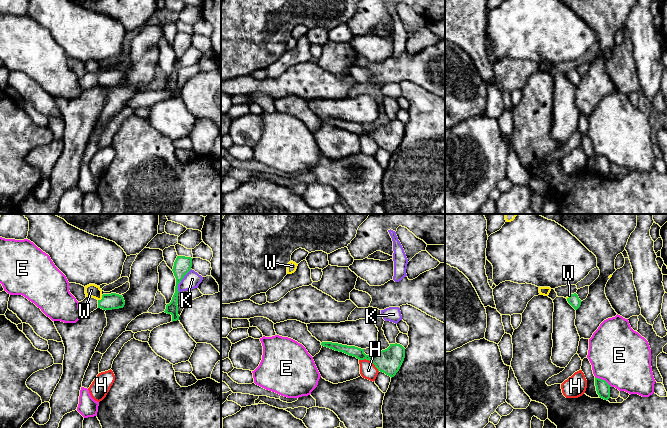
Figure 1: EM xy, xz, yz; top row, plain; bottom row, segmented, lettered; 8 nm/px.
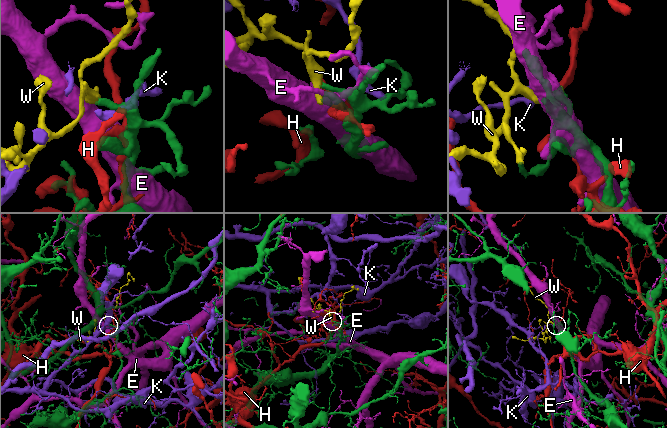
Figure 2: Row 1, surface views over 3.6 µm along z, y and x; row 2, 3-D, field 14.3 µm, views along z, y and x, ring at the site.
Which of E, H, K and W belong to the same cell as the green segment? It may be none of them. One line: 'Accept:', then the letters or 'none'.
Accept: W

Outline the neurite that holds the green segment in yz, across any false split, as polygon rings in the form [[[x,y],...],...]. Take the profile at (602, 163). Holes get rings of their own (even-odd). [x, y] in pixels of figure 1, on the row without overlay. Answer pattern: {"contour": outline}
{"contour": [[[595,153],[595,162],[597,170],[600,174],[608,176],[610,174],[610,161],[602,155]]]}

